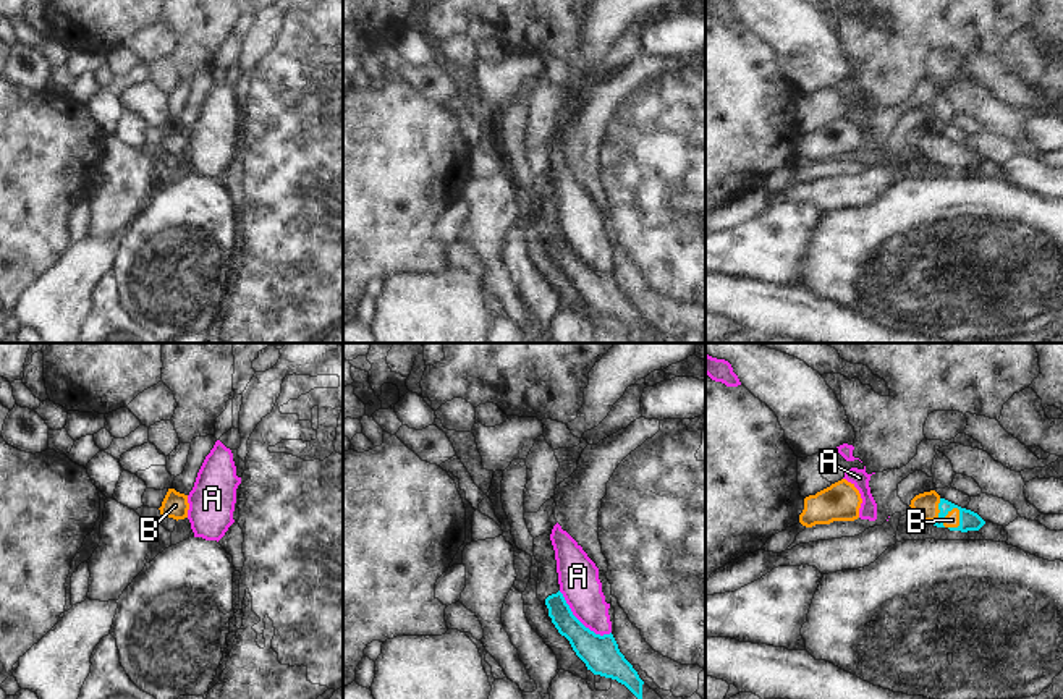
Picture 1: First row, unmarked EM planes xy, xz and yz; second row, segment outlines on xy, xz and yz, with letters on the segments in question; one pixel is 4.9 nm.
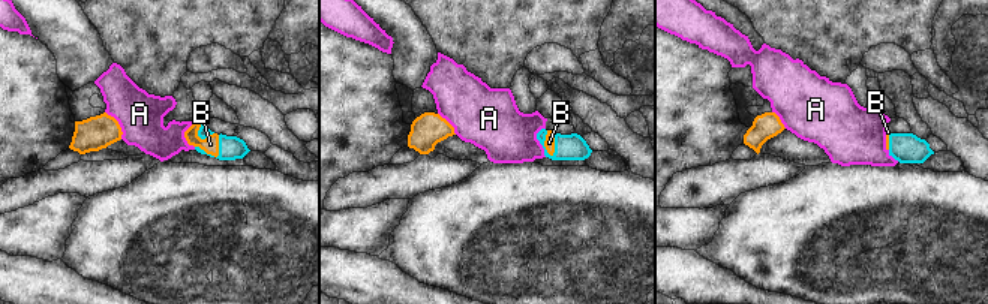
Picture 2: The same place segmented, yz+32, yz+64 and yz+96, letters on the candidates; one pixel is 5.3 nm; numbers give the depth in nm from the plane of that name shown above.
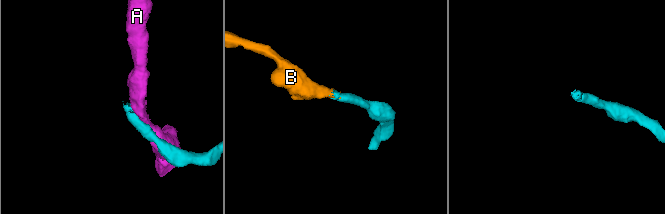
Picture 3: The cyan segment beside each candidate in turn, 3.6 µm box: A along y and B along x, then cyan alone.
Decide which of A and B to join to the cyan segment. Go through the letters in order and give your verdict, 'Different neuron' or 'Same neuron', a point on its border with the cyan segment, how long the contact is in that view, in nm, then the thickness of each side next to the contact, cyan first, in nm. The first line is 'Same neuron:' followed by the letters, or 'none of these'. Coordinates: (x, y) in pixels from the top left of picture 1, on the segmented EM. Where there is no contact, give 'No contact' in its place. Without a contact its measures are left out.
Same neuron: B
A: Different neuron. Touches cyan at xz (580, 622). Shared border 340 nm. Thickness 190 nm (cyan) against 200 nm
B: Same neuron. Touches cyan at yz (945, 515). Shared border 120 nm. Thickness 100 nm (cyan) against 80 nm.

